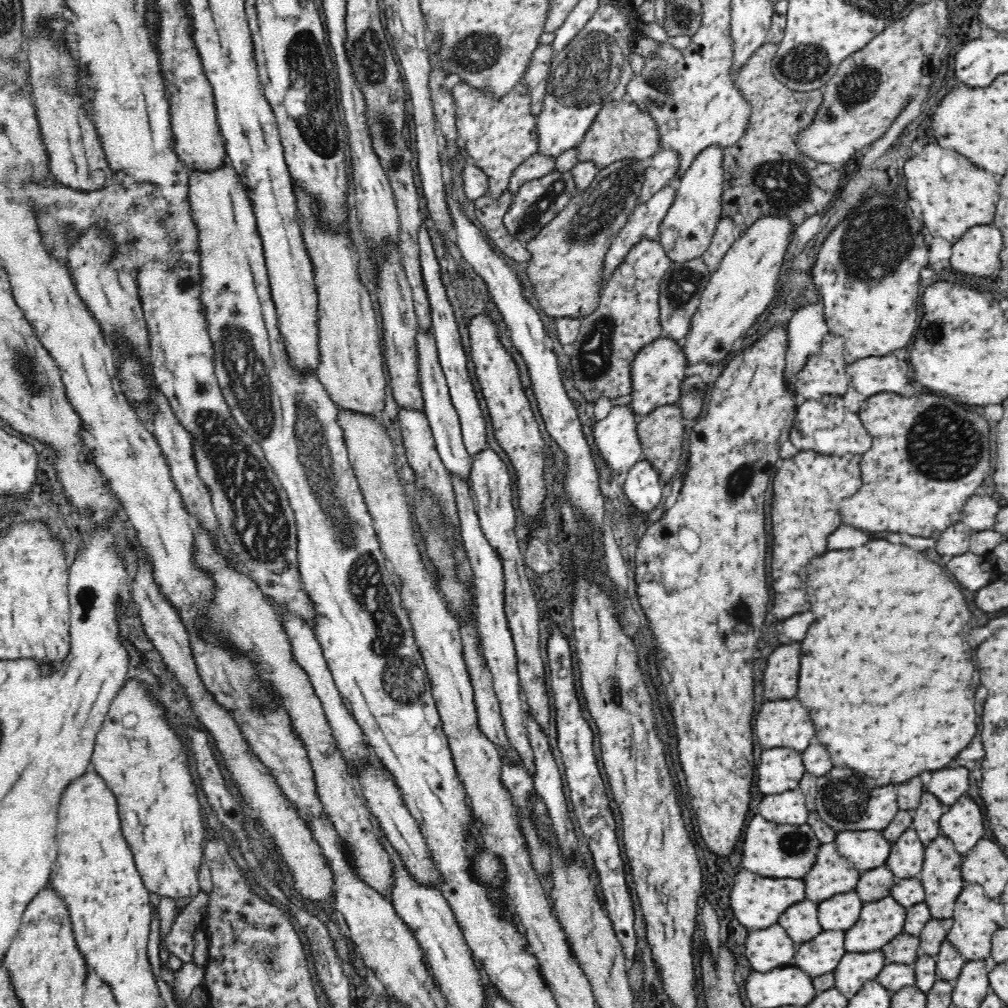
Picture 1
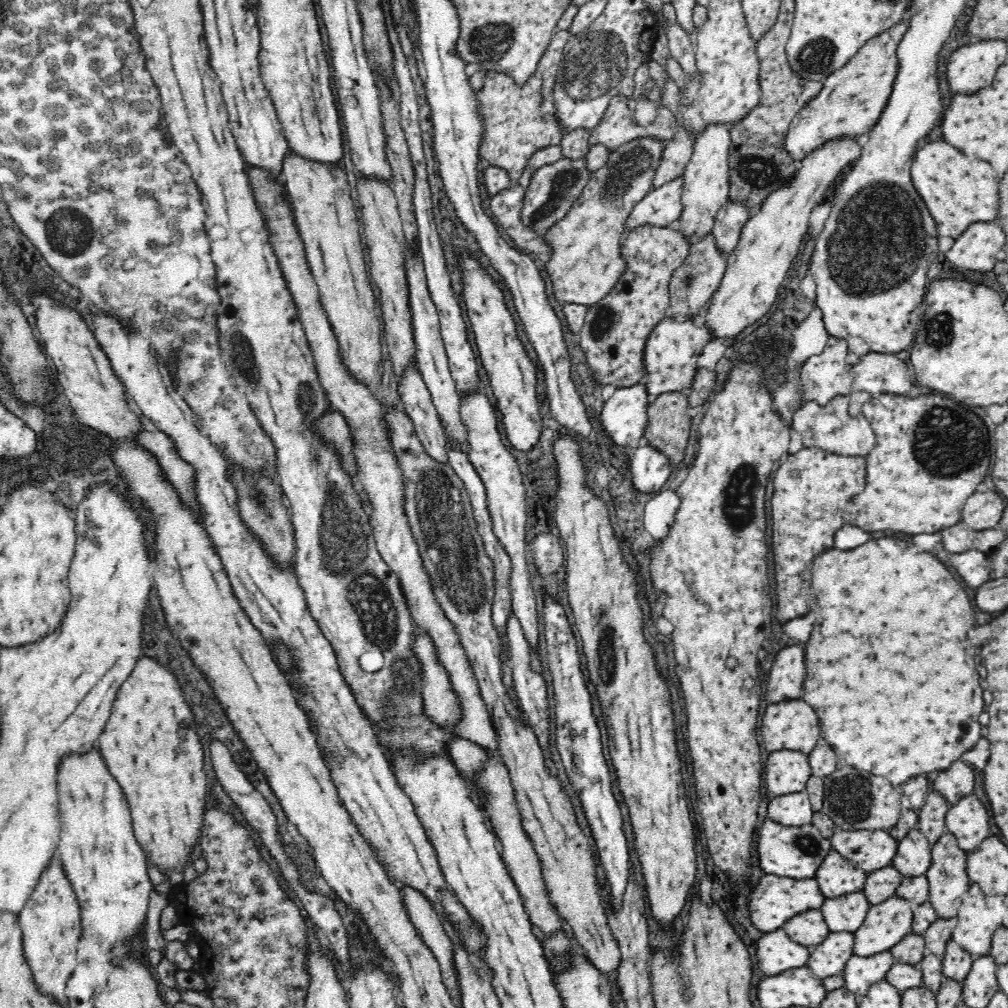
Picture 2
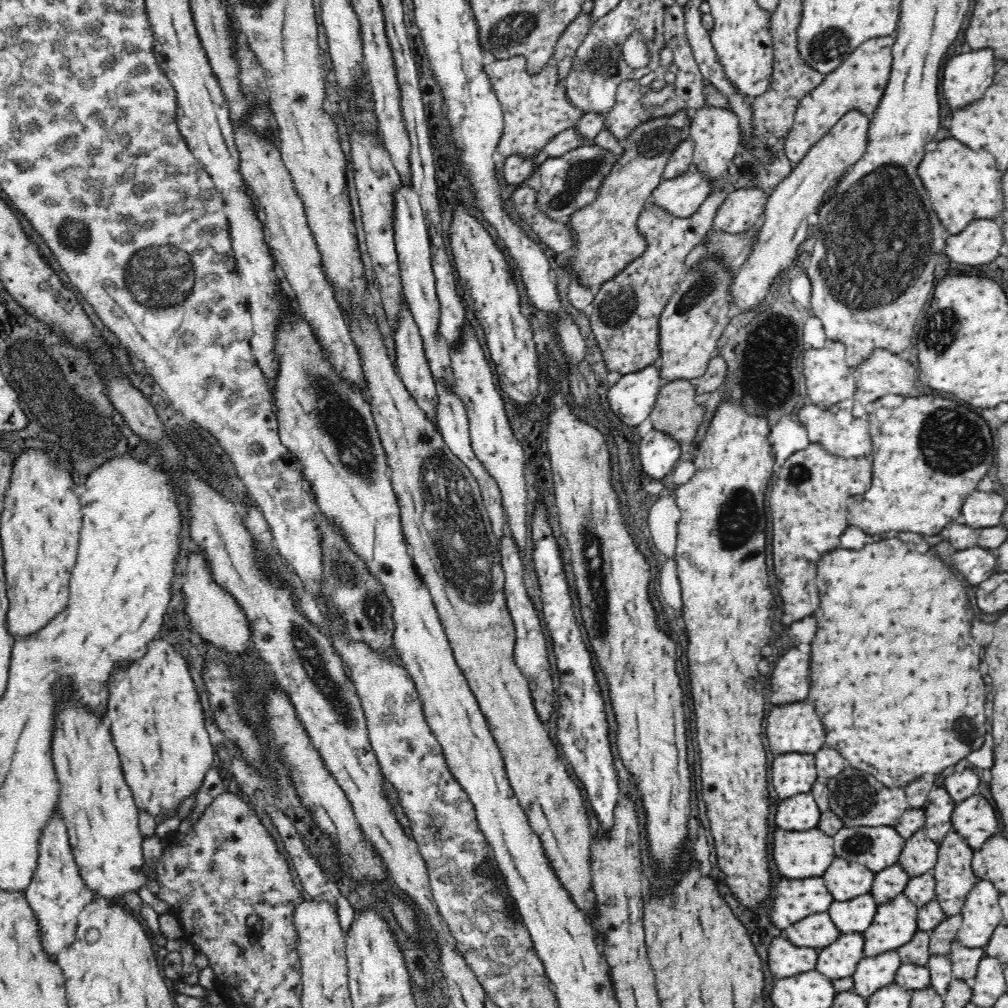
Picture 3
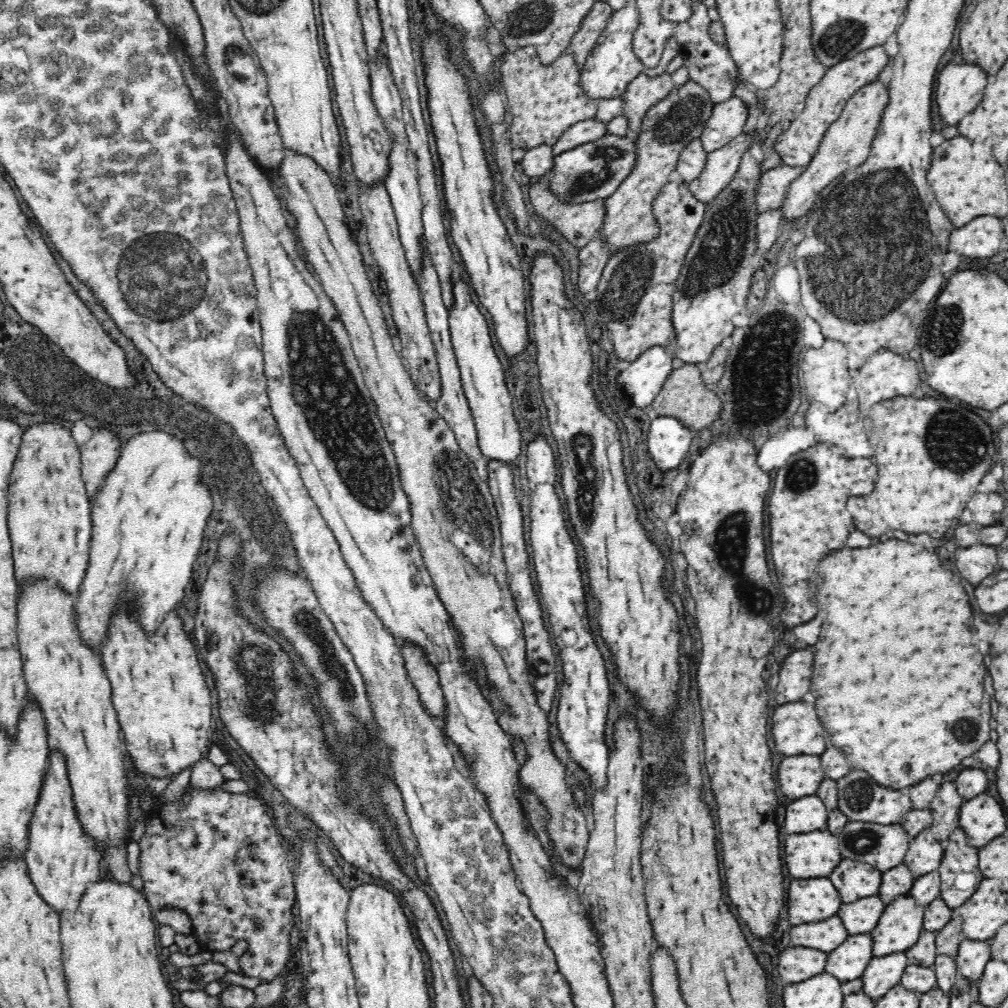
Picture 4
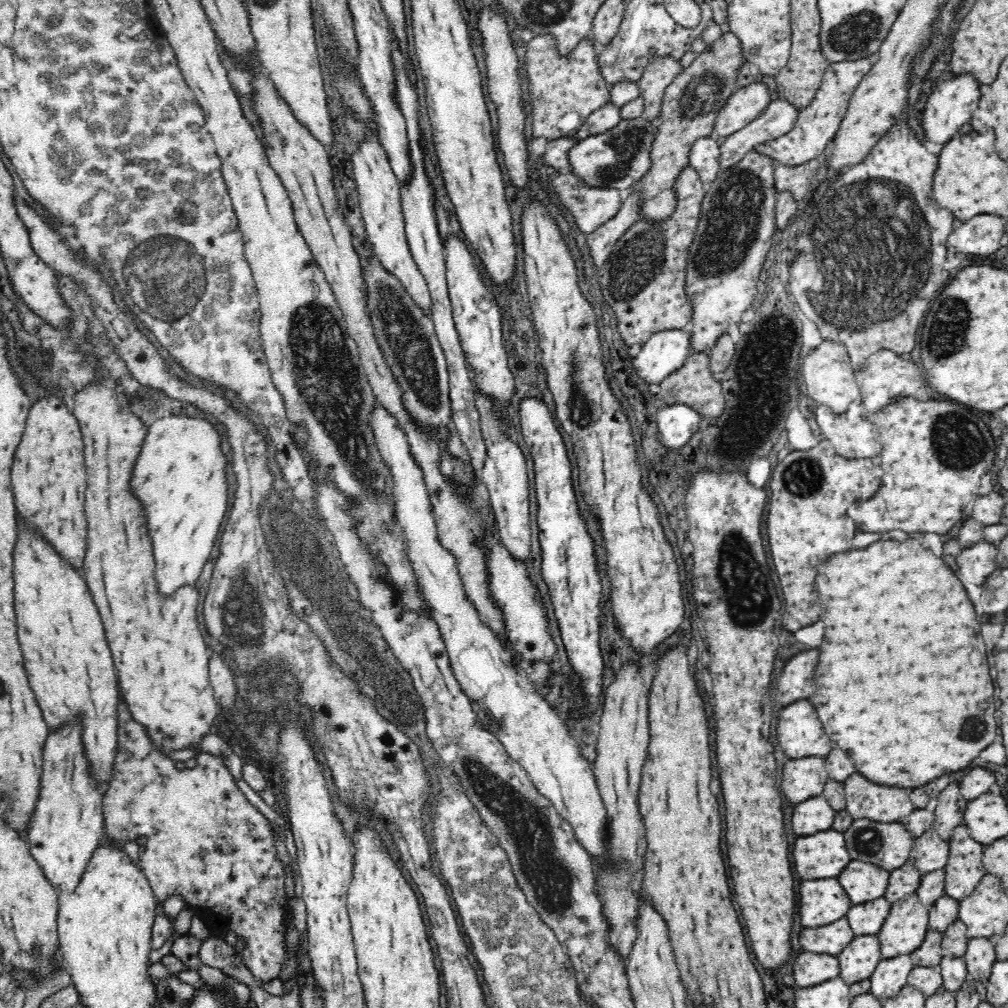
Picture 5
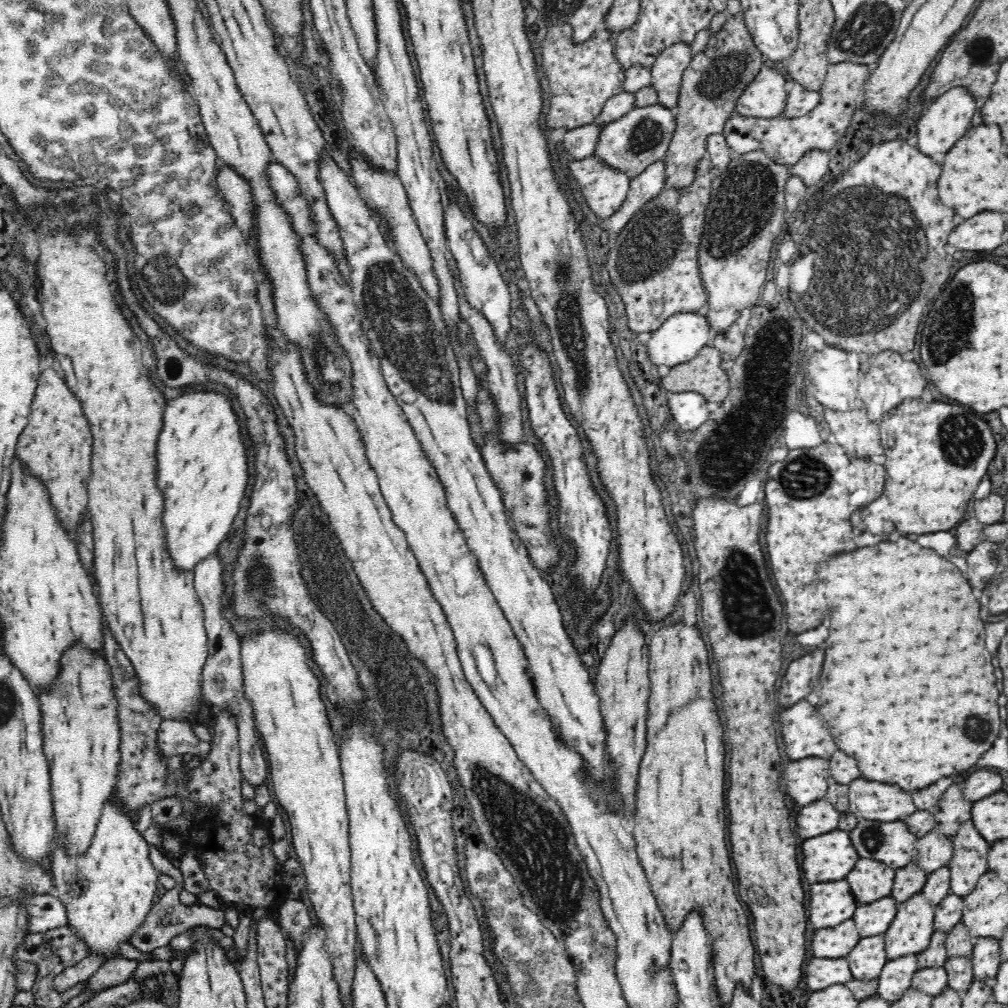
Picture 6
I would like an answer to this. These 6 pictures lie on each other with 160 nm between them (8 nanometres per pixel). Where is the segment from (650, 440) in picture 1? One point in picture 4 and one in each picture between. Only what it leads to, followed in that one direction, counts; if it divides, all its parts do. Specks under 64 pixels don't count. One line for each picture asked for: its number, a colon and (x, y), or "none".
2: (668, 426)
3: (675, 413)
4: (684, 397)

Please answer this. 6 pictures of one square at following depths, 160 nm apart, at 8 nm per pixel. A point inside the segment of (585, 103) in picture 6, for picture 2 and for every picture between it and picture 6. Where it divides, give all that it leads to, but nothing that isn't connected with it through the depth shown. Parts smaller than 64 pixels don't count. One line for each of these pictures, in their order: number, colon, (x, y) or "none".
2: (517, 121)
3: (535, 108)
4: (542, 101)
5: (563, 90)

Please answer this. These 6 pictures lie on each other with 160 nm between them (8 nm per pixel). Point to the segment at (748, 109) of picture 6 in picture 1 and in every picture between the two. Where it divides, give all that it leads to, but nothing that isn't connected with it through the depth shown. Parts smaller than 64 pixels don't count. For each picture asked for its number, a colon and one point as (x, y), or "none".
1: (687, 230)
2: (706, 177)
3: (715, 133)
4: (726, 121)
5: (745, 104)

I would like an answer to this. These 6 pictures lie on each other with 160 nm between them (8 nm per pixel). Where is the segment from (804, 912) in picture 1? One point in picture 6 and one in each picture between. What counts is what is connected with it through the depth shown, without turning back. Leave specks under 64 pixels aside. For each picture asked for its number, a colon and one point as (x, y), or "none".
2: (808, 929)
3: (818, 931)
4: (826, 935)
5: (830, 939)
6: (836, 942)

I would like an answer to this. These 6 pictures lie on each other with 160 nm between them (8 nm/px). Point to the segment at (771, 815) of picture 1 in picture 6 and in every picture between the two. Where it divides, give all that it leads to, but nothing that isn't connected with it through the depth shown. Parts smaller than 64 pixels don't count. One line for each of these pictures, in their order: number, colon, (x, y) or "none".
2: (793, 810)
3: (801, 812)
4: (809, 813)
5: (815, 815)
6: (821, 817)

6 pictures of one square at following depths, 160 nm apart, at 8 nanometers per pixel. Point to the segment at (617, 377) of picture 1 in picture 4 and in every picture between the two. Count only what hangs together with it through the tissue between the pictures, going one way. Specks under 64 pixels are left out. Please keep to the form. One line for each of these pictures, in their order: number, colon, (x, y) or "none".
2: (615, 332)
3: (625, 313)
4: (634, 295)

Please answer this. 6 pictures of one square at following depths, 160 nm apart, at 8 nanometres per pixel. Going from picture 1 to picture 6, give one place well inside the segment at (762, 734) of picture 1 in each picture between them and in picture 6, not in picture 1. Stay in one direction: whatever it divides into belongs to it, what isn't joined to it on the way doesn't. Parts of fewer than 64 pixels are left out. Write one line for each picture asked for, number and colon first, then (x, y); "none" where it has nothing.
2: (794, 725)
3: (795, 727)
4: (796, 729)
5: (800, 734)
6: (803, 731)

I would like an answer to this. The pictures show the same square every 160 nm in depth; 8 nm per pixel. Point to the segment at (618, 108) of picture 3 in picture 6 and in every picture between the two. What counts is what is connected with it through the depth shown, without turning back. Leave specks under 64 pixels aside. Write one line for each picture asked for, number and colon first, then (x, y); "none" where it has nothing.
4: (643, 92)
5: (658, 75)
6: (666, 72)

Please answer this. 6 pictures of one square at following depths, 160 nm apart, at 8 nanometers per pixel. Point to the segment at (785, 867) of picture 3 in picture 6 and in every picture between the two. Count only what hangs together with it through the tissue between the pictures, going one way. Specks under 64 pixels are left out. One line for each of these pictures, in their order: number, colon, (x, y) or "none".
4: (812, 855)
5: (824, 855)
6: (829, 857)

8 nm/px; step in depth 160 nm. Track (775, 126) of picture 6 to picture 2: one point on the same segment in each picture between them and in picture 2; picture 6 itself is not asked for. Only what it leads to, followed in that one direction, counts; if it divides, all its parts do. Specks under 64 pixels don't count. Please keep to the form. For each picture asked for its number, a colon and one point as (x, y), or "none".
2: (852, 98)
3: (858, 84)
4: (798, 143)
5: (816, 125)

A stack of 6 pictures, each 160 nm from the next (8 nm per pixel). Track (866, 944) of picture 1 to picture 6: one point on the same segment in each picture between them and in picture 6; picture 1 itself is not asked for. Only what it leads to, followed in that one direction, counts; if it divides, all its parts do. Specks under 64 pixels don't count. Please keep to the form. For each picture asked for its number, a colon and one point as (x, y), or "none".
2: (886, 924)
3: (896, 921)
4: (899, 927)
5: (905, 927)
6: (909, 933)

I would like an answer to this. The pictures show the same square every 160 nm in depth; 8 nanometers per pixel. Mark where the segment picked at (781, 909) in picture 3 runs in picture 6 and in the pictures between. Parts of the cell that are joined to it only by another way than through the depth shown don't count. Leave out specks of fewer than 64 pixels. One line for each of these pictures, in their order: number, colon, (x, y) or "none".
4: (816, 897)
5: (823, 901)
6: (831, 903)

